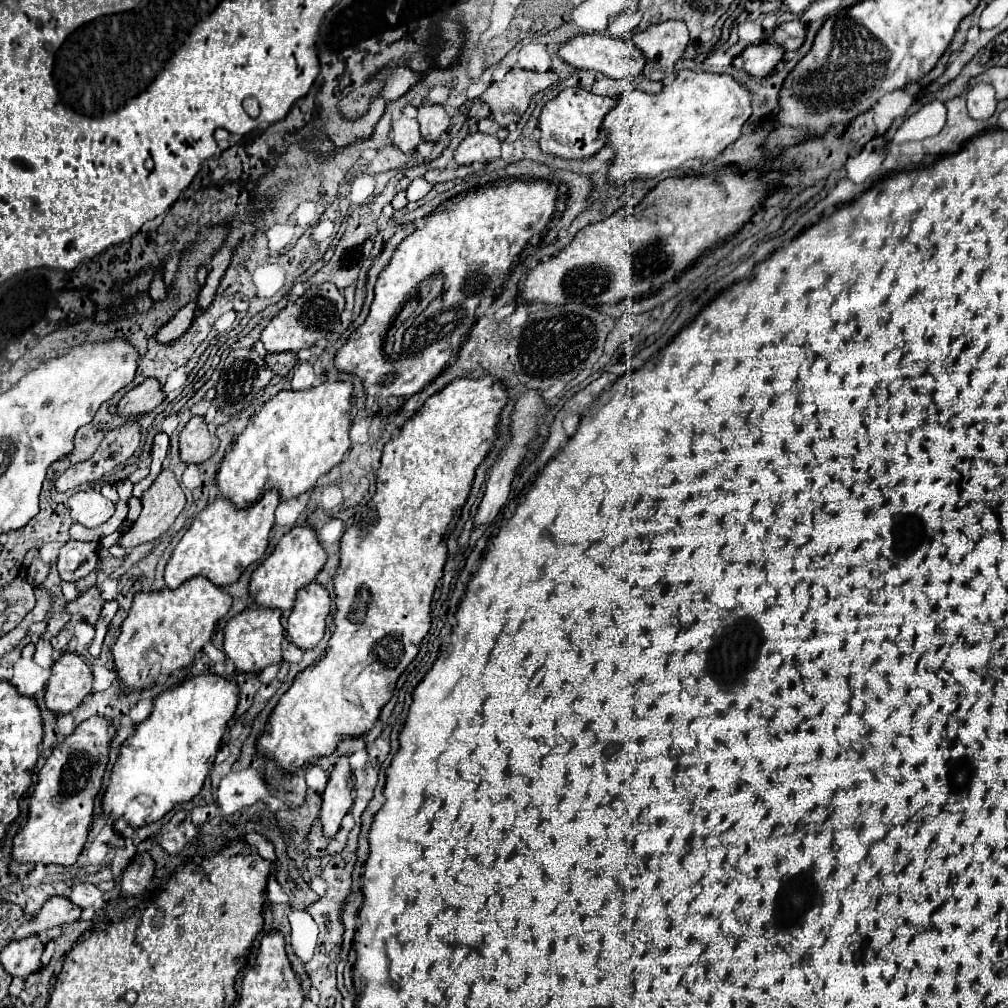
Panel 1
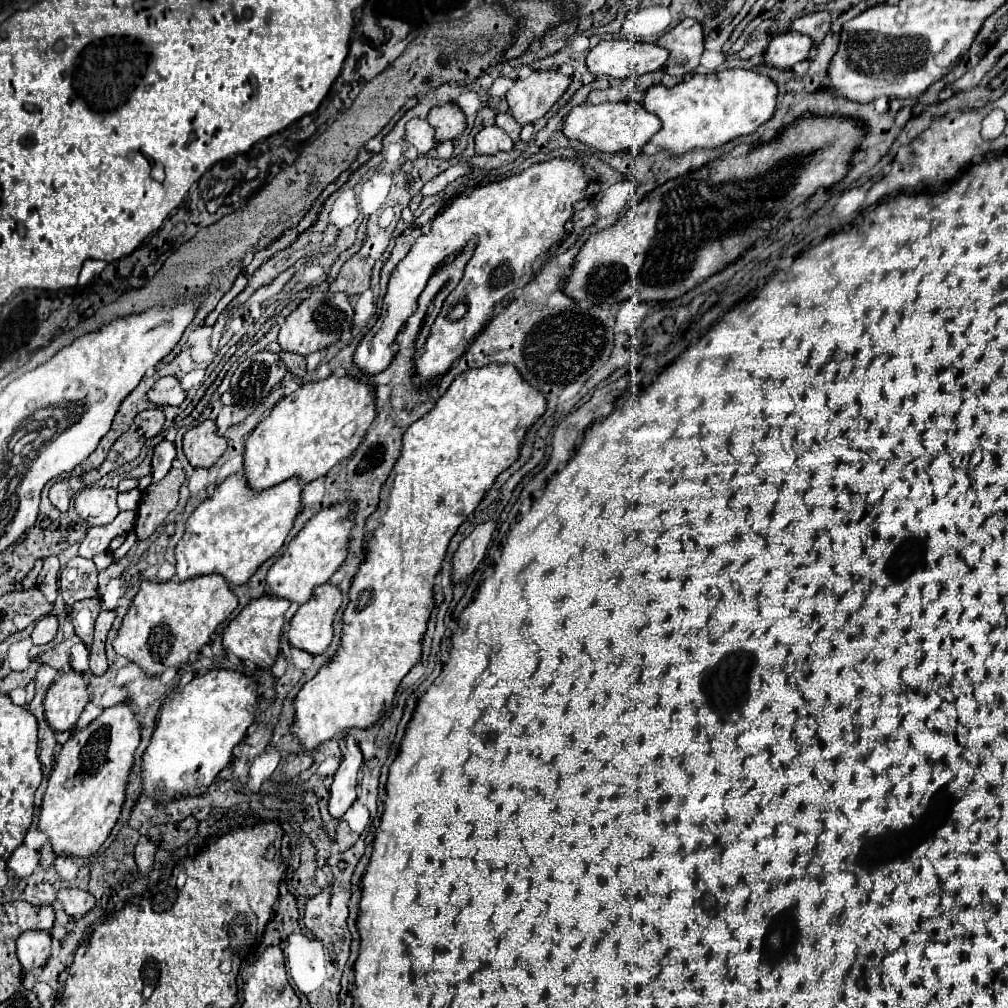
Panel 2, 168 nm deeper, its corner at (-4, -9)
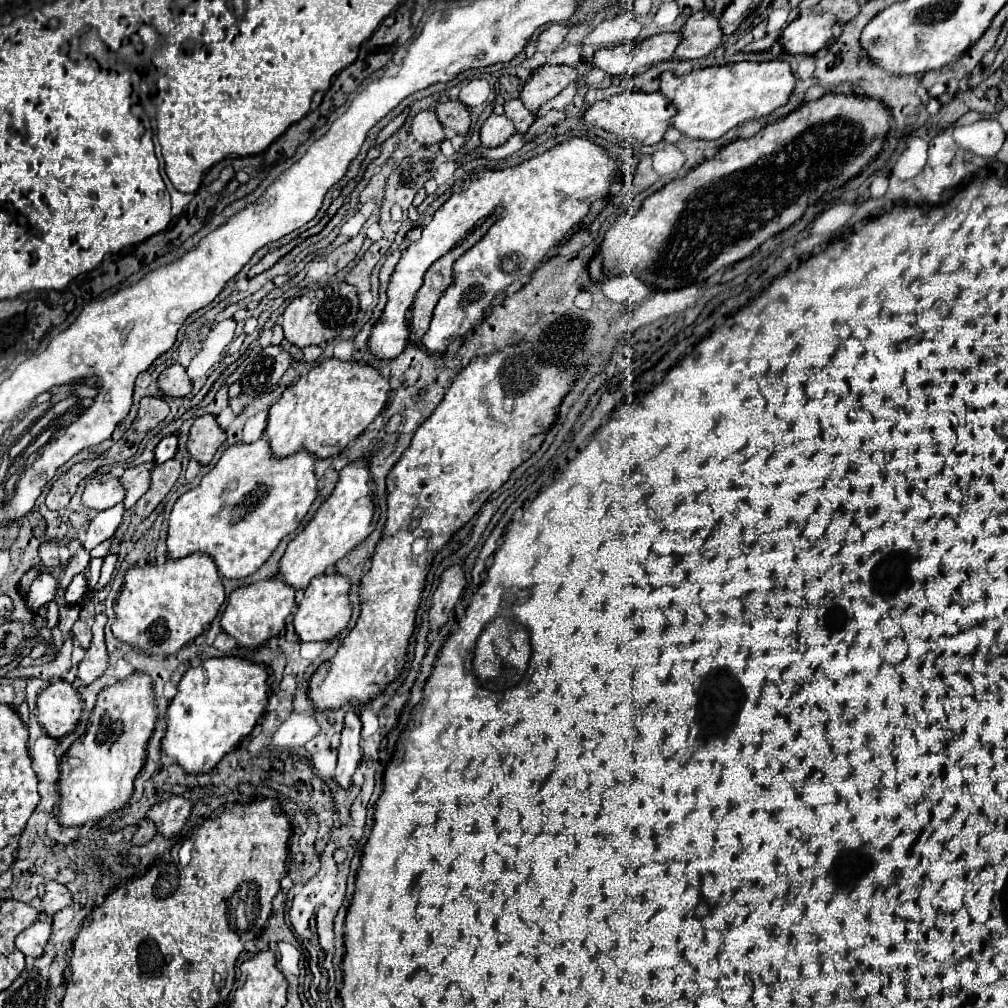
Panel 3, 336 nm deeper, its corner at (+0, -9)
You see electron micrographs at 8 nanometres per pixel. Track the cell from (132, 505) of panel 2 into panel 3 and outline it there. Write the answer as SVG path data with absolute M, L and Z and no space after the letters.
M122 502L116 504L116 506L112 506L112 508L108 508L108 510L100 510L100 512L92 518L92 522L88 524L86 540L82 542L82 546L84 546L86 550L92 550L94 546L98 546L98 544L102 544L104 540L112 538L114 532L116 532L116 528L118 528L120 522L122 522L122 514L124 514L124 504L122 504Z

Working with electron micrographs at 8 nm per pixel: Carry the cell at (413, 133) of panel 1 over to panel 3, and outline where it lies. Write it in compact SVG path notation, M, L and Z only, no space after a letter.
M422 110L414 116L412 126L410 126L410 134L422 144L422 146L430 146L430 144L440 144L446 138L444 126L440 124L438 116L434 110Z

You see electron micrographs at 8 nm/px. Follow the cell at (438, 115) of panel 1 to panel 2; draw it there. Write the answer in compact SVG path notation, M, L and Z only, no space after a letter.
M444 104L432 108L426 120L434 128L438 142L454 140L466 128L466 118L456 104Z

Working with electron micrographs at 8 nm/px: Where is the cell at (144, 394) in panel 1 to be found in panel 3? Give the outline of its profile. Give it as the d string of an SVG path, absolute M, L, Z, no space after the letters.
M172 364L158 376L158 386L166 396L182 398L192 392L192 382L186 374L186 368L180 364Z

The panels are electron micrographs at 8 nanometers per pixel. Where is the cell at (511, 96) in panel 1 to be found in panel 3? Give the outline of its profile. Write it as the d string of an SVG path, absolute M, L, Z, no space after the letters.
M546 64L538 68L526 82L520 98L524 106L530 112L538 112L538 108L552 100L556 94L560 94L568 84L576 82L578 70L572 66L556 66L556 64Z

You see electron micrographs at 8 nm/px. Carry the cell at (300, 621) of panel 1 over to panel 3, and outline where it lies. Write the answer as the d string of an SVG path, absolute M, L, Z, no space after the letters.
M332 574L332 576L316 576L312 584L304 590L304 598L298 604L298 612L294 616L294 628L300 640L304 642L324 642L334 636L338 636L352 618L352 606L348 600L352 582L344 574Z

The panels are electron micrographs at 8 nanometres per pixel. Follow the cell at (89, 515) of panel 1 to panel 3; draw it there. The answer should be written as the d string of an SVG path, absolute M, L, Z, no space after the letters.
M96 474L84 488L82 502L92 510L106 510L122 502L126 496L126 490L120 482L120 478L110 474Z

